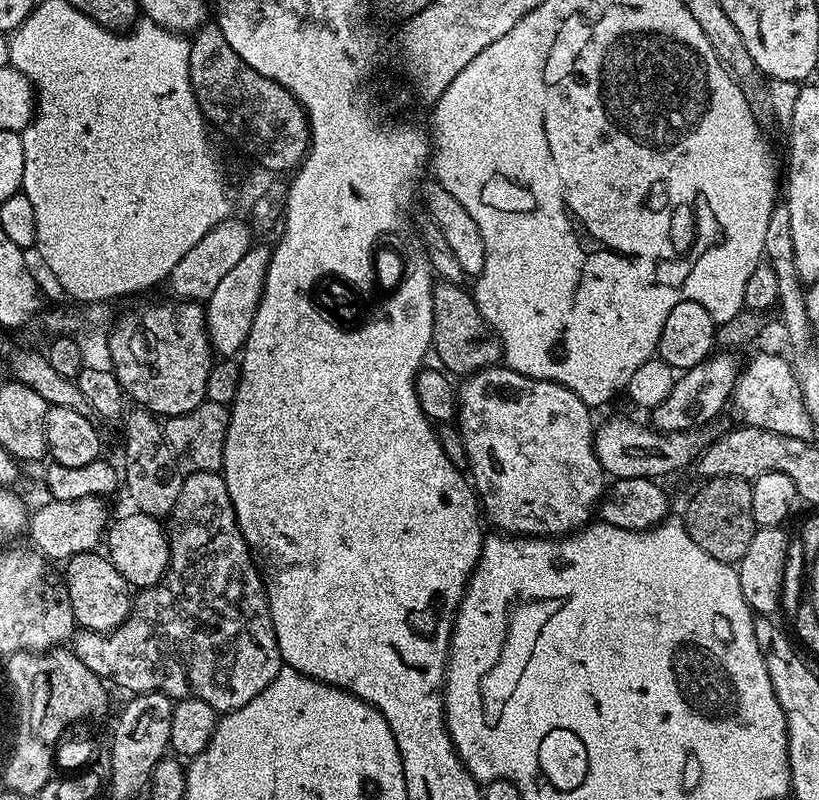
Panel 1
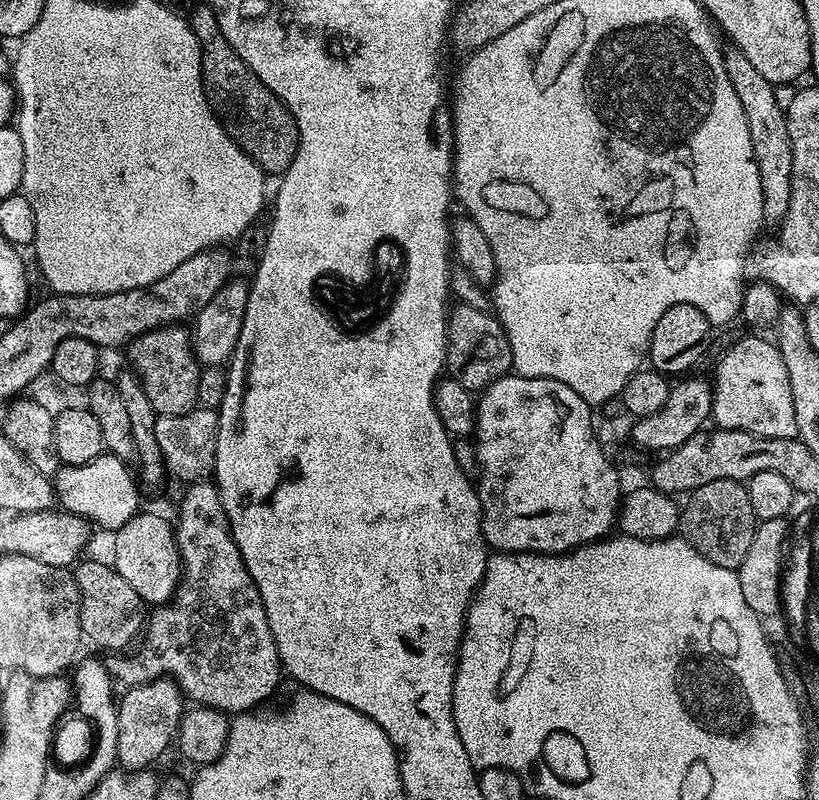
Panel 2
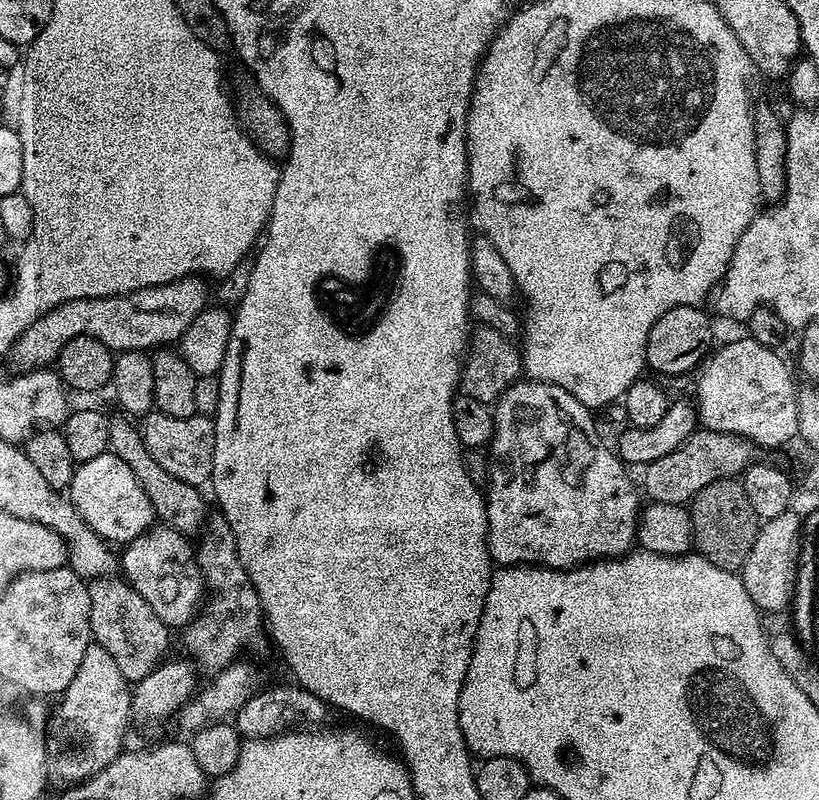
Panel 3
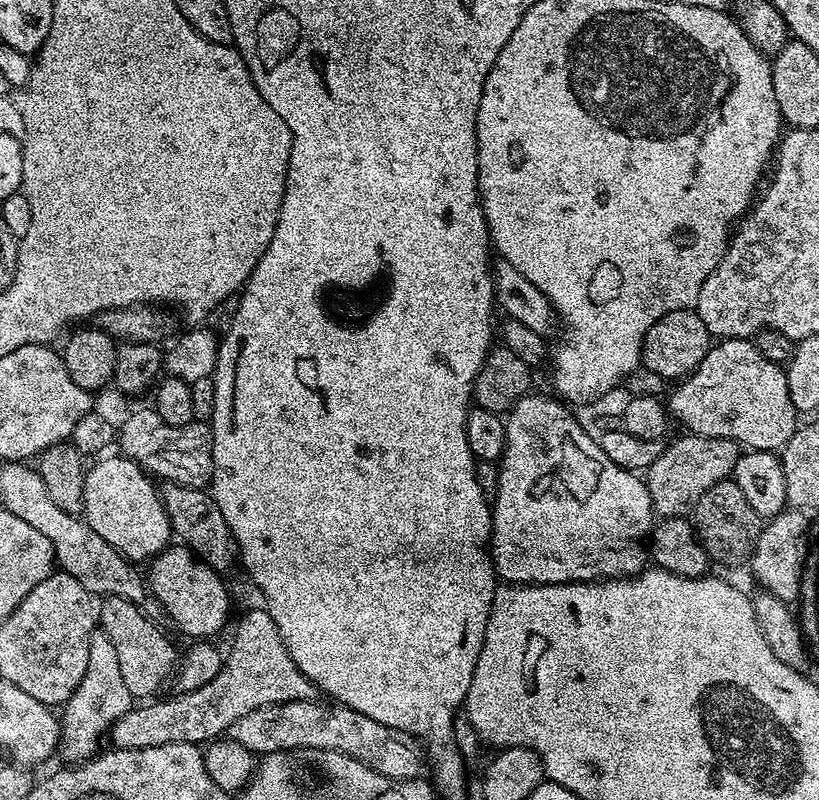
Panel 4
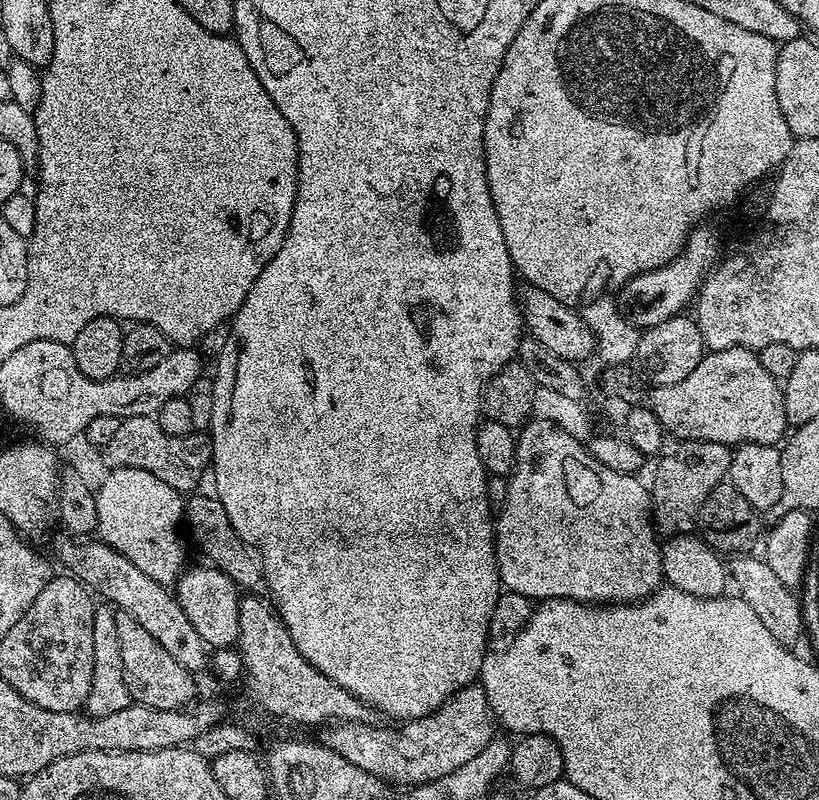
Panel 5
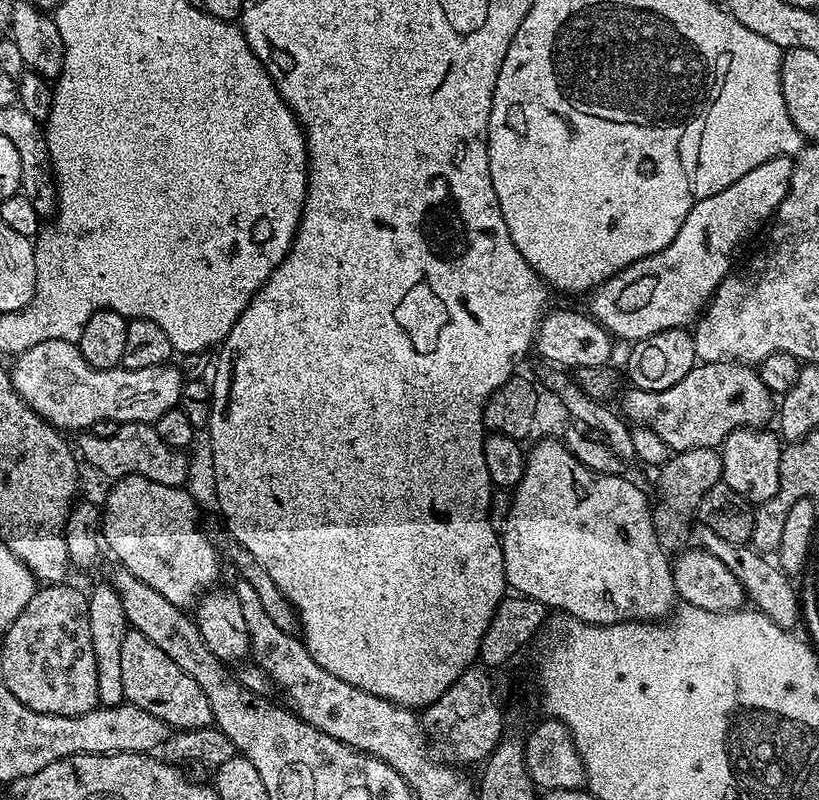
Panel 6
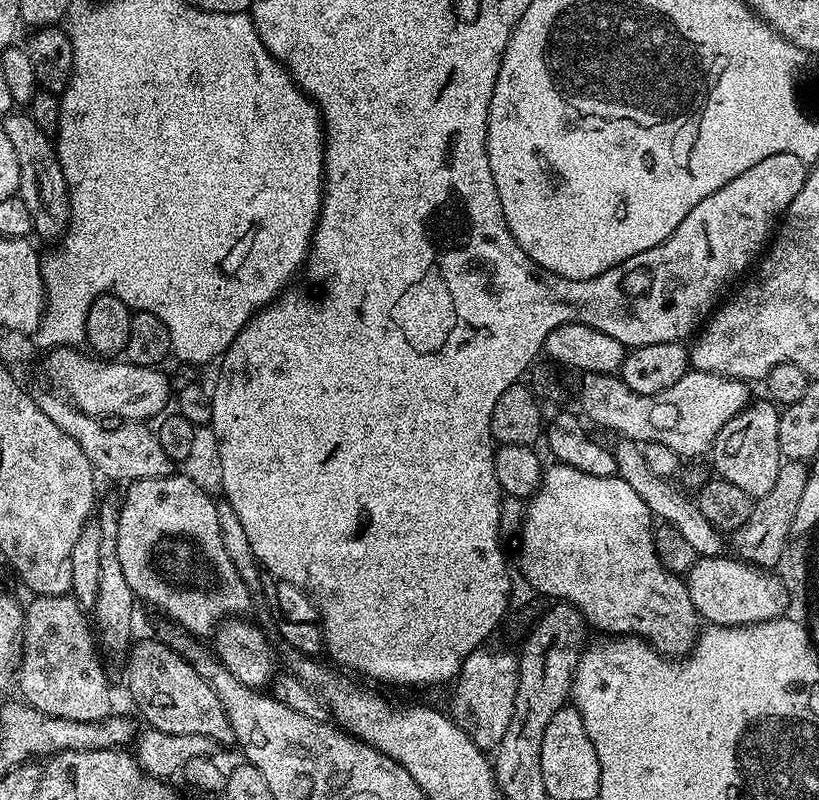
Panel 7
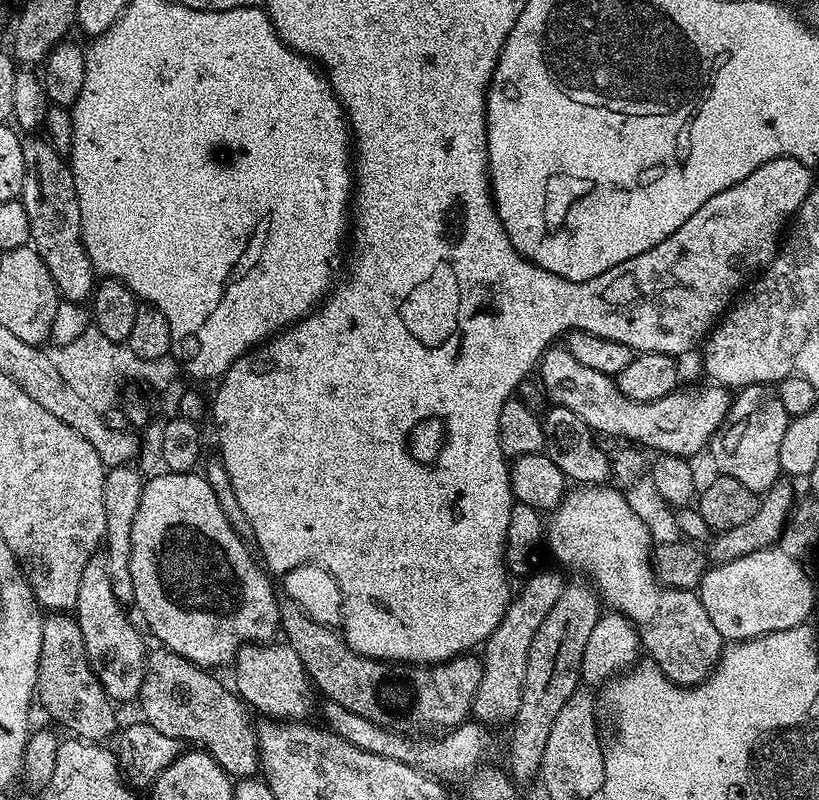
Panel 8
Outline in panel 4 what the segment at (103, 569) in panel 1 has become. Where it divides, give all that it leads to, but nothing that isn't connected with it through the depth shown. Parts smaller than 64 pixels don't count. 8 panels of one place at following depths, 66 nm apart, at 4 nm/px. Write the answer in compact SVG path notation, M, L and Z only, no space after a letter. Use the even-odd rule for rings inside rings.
M109 596L99 607L98 628L114 645L118 654L118 667L122 669L122 678L126 681L126 690L130 690L133 698L155 697L155 692L167 680L169 683L178 663L175 646L168 641L167 634L143 612L145 609L141 605L121 596Z

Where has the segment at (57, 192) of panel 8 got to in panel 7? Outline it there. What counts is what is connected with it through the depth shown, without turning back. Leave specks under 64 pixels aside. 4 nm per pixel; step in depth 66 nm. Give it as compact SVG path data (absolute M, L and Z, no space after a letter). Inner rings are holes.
M13 110L3 117L2 131L14 145L14 154L18 154L20 167L19 196L30 209L33 233L44 240L59 241L70 222L70 198L66 178L62 174L62 166L58 162L58 154L53 137L32 120L31 116L20 110Z

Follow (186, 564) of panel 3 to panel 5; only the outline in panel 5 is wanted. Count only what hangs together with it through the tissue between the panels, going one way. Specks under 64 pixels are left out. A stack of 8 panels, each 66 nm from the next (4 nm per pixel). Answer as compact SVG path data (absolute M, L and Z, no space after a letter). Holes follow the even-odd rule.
M213 566L205 567L185 567L174 581L174 595L209 649L231 648L238 638L238 606L242 592L224 572Z

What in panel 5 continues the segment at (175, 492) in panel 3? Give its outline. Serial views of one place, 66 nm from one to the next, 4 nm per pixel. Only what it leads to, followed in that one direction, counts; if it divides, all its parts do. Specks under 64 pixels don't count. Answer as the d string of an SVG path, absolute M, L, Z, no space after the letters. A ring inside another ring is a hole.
M193 493L185 501L185 523L192 528L192 536L199 550L209 559L213 567L224 572L236 583L237 588L248 594L267 593L268 583L264 571L260 569L260 561L241 539L237 531L230 525L230 518L217 498L207 498Z

